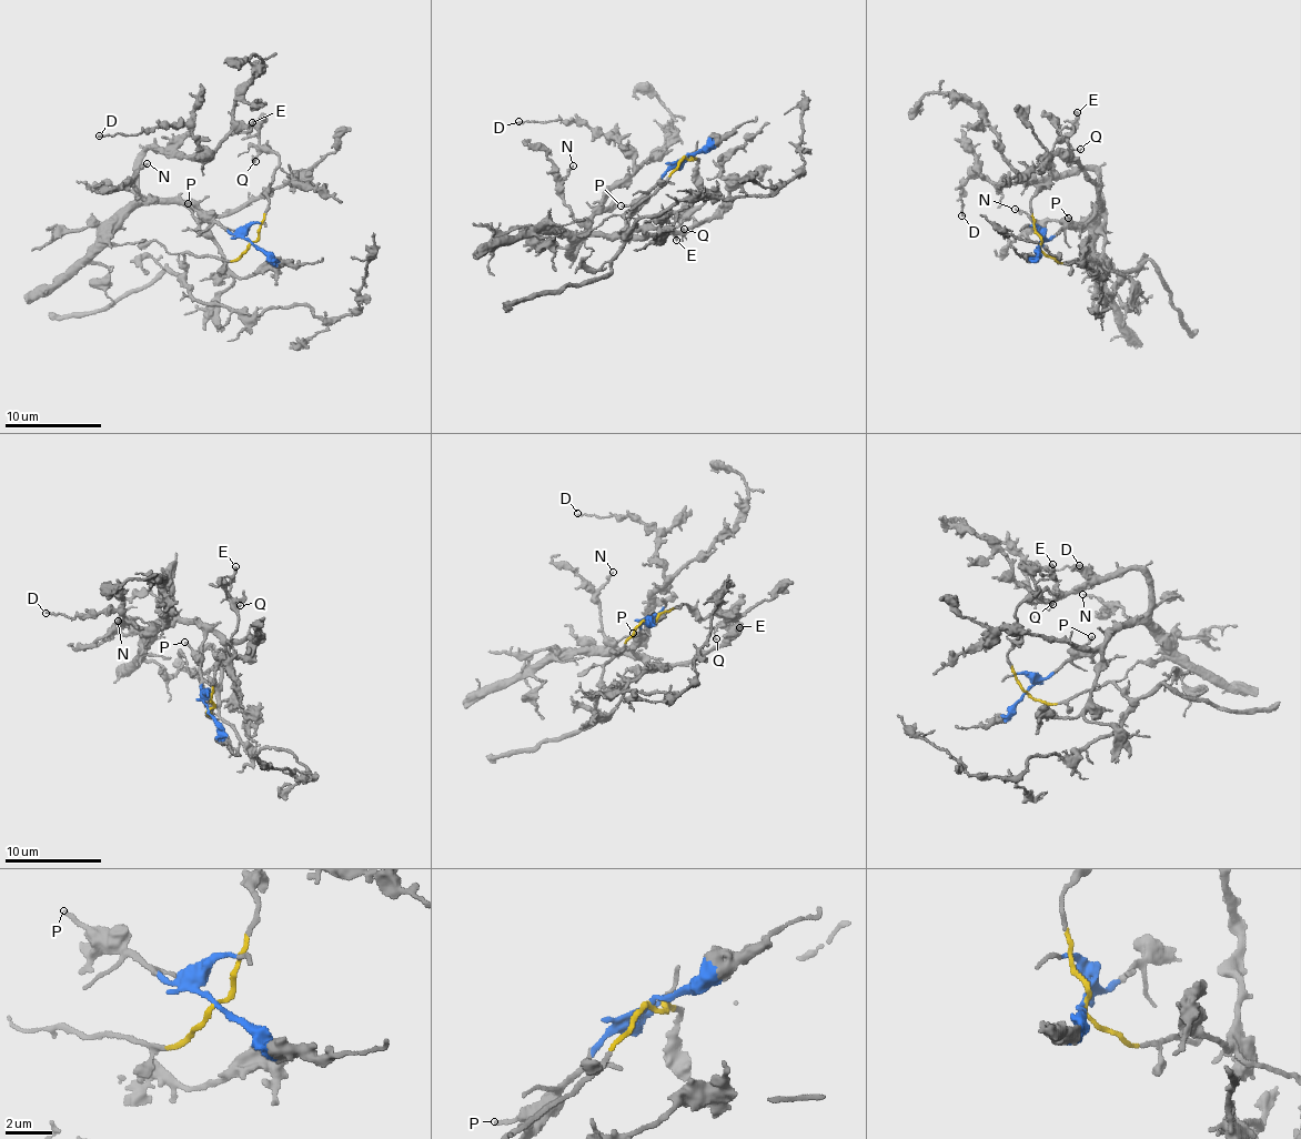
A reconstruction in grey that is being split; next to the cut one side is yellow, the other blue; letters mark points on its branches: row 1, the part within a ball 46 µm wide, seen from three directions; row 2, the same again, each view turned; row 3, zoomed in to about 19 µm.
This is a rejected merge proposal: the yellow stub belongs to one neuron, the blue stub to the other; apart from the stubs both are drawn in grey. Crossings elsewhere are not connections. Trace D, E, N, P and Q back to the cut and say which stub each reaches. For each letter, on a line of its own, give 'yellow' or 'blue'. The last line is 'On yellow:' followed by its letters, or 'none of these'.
D: blue
E: yellow
N: blue
P: blue
Q: yellow
On yellow: E, Q

